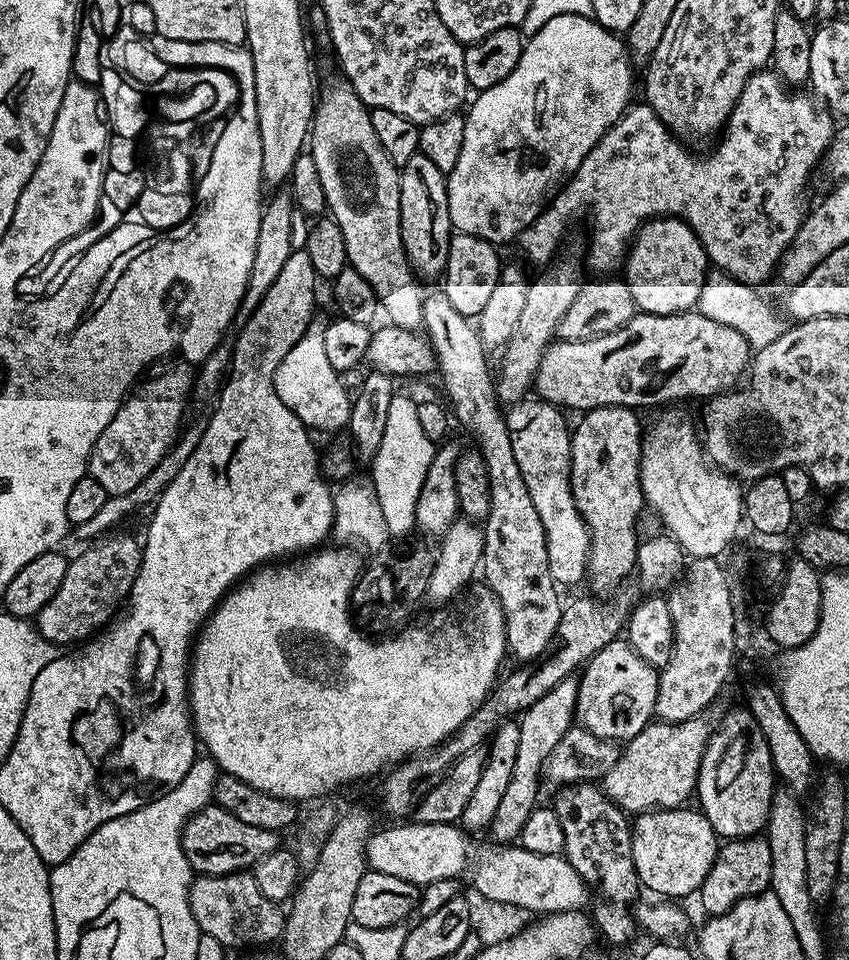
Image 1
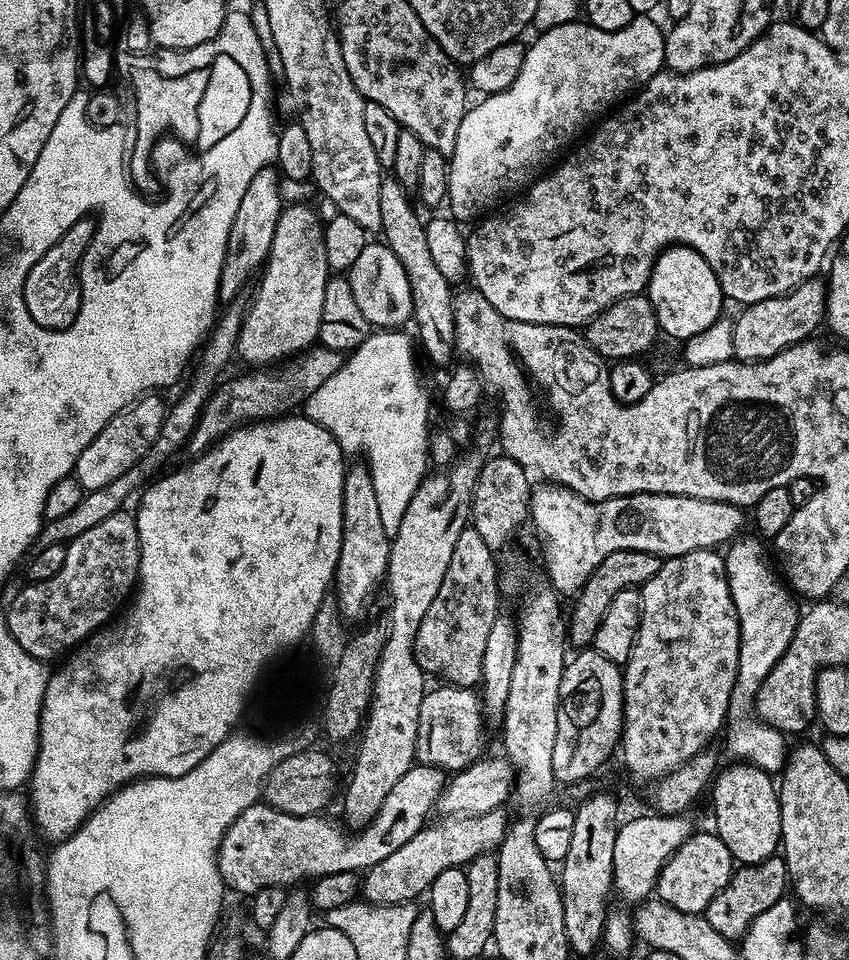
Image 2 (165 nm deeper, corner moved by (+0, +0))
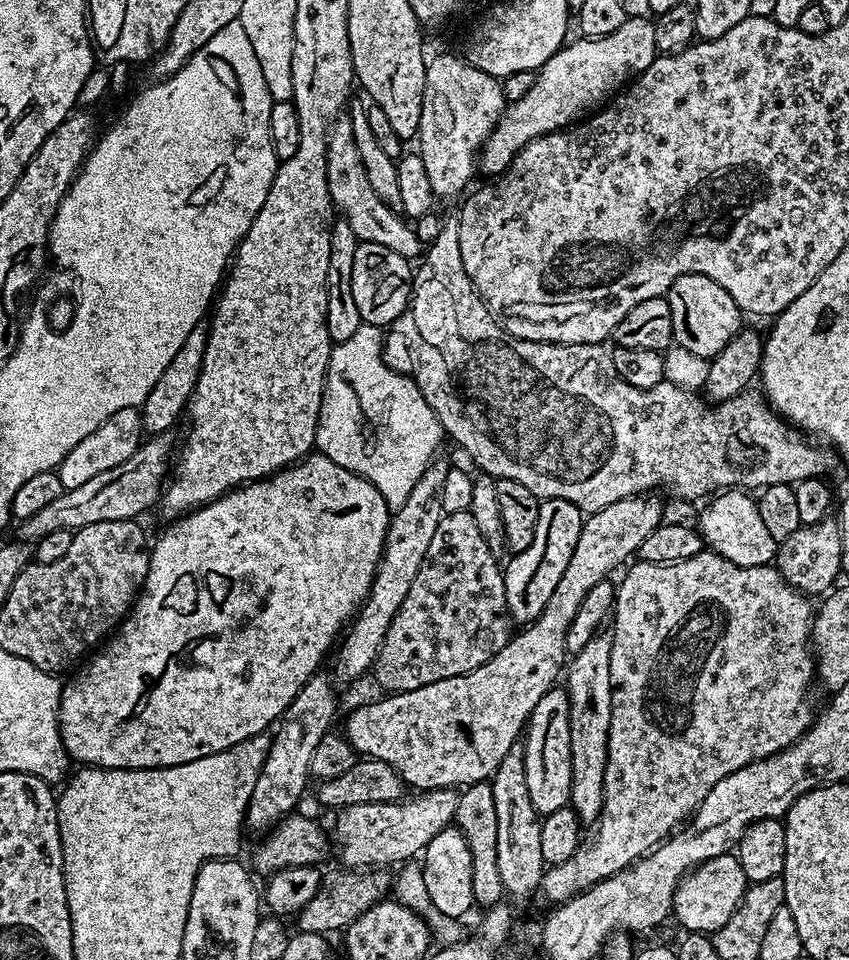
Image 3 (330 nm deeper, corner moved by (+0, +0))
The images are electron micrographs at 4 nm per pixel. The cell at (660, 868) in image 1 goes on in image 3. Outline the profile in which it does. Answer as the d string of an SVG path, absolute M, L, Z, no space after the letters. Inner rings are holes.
M725 854L710 858L697 868L685 872L678 882L672 899L672 916L684 927L685 933L716 932L726 926L726 922L730 922L730 914L734 914L738 902L742 902L749 883L736 855Z

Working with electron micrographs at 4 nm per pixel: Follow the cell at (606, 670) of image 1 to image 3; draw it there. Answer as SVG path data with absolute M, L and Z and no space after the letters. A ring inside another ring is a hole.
M554 686L542 698L530 714L526 731L522 736L526 787L530 789L530 802L537 812L547 814L559 808L569 807L570 794L570 718L568 717L568 694L563 687Z

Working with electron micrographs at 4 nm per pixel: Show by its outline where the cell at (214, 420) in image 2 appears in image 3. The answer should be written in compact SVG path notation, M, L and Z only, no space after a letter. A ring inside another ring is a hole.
M172 432L153 435L145 439L140 449L130 458L126 458L122 466L114 466L114 470L102 470L102 474L88 479L83 486L65 488L56 501L38 510L34 518L19 521L19 539L24 542L35 542L50 534L50 530L59 528L75 530L90 526L94 522L136 520L147 508L152 508L155 504L157 507L170 472L170 461L178 444L174 437Z

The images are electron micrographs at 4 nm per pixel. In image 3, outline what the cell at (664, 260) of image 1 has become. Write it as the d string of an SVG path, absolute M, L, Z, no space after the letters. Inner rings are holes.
M702 274L679 276L669 286L666 298L670 302L670 318L674 318L673 341L693 354L709 358L717 356L742 331L742 313L734 298L730 298L718 282Z

